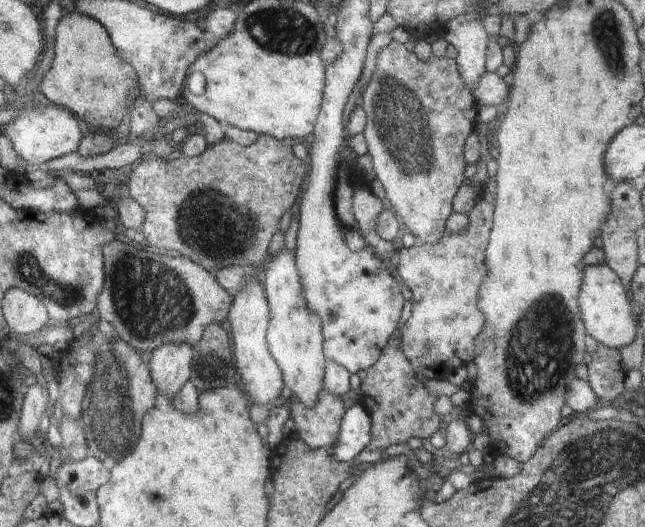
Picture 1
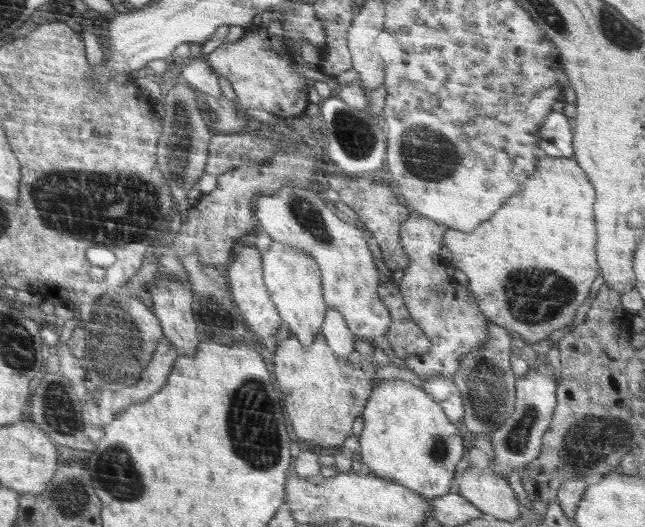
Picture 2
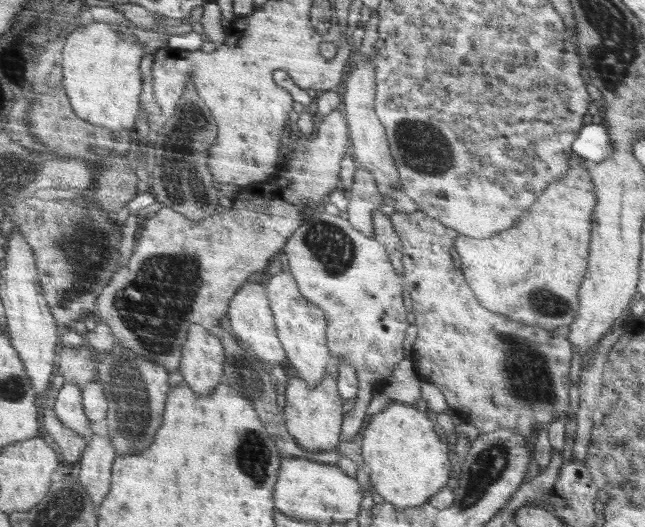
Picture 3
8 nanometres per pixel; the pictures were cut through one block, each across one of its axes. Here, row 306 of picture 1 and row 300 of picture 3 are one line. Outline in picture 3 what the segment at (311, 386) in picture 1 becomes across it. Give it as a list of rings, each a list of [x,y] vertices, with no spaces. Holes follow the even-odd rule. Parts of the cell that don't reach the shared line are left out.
[[[281,271],[270,277],[266,284],[266,296],[274,313],[279,341],[287,349],[290,366],[296,370],[296,376],[307,381],[312,388],[318,386],[326,374],[326,364],[330,360],[330,352],[326,348],[326,314],[302,295],[295,277],[288,272]]]

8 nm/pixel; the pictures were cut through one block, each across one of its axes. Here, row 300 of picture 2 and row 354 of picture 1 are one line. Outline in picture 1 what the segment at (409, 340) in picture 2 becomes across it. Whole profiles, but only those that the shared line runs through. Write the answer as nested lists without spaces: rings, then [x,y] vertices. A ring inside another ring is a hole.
[[[392,338],[380,360],[367,370],[366,378],[361,381],[356,392],[357,402],[365,408],[371,420],[371,441],[355,458],[352,474],[360,465],[369,466],[382,460],[382,453],[391,444],[407,442],[410,438],[422,438],[428,442],[430,436],[440,428],[440,416],[432,409],[438,397],[429,394],[416,375],[411,362],[403,353],[401,341]]]

